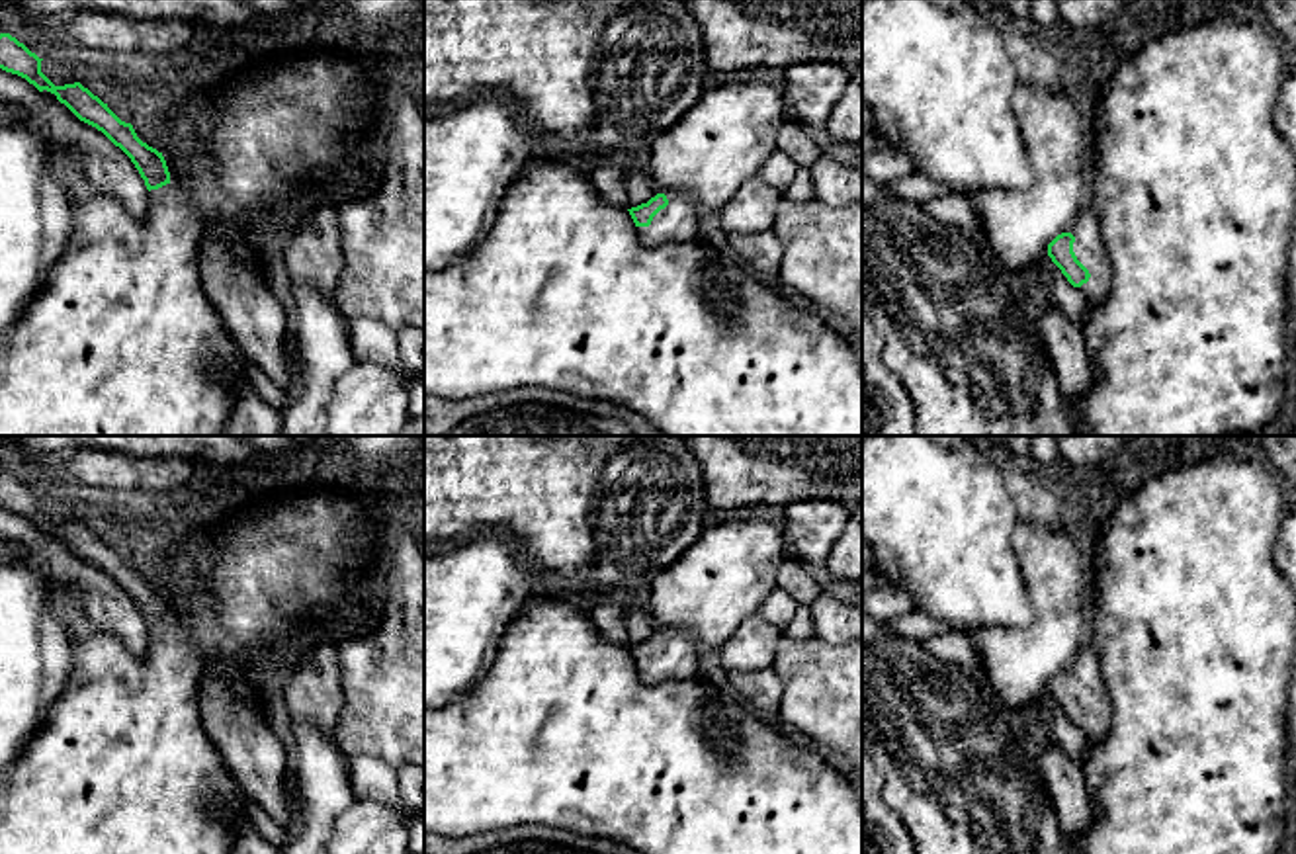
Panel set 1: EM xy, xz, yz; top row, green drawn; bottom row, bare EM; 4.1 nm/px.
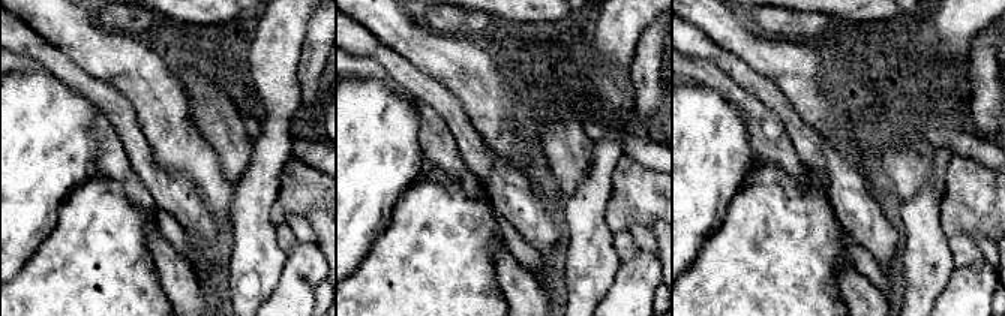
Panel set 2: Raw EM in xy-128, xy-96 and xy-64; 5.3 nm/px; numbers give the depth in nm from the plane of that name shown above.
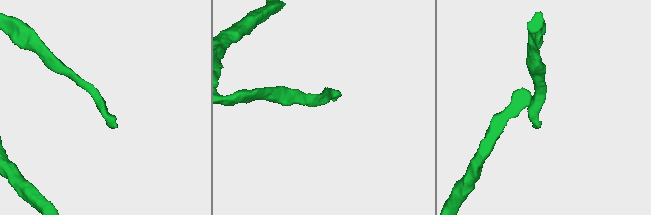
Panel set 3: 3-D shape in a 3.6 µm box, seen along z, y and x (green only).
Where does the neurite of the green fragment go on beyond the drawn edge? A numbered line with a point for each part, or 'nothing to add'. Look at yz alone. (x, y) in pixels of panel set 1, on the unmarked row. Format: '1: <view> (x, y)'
1: yz (1087, 684)

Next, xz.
1: xz (679, 659)

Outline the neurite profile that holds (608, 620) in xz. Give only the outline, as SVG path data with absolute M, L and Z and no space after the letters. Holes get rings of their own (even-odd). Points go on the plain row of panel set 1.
M586 604L590 623L598 637L610 645L627 647L629 633L624 619L624 608L618 604L590 606Z

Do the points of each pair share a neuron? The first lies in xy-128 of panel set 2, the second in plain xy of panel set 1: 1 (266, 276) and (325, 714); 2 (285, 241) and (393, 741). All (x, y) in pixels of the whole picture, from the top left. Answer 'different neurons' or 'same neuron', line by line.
1: different neurons
2: different neurons

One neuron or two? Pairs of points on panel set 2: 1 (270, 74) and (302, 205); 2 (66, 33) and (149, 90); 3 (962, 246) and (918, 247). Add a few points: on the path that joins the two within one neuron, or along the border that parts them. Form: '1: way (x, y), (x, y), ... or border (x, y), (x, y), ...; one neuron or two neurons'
1: border (293, 156), (284, 166), (282, 183), (278, 192); two neurons
2: way (87, 44), (102, 54), (117, 59), (128, 69); one neuron
3: border (948, 237), (948, 249), (956, 267); two neurons

